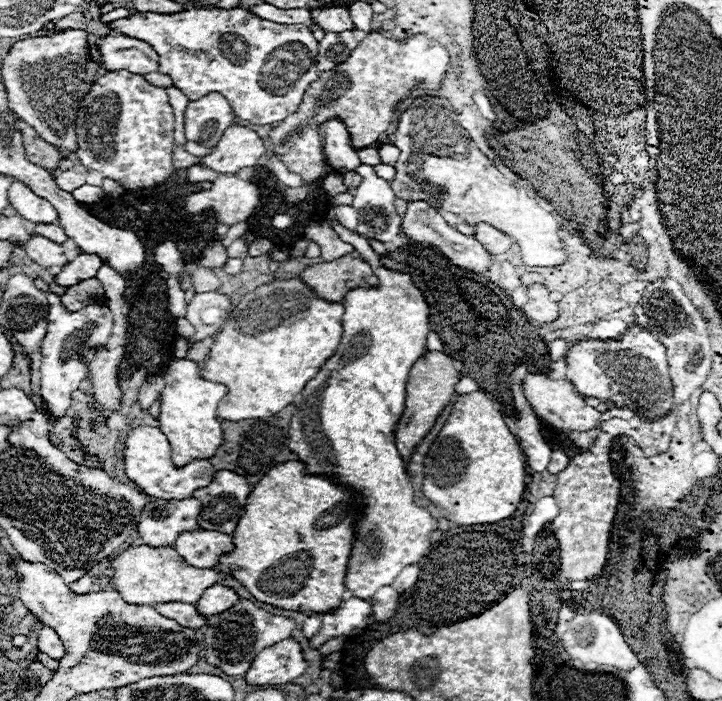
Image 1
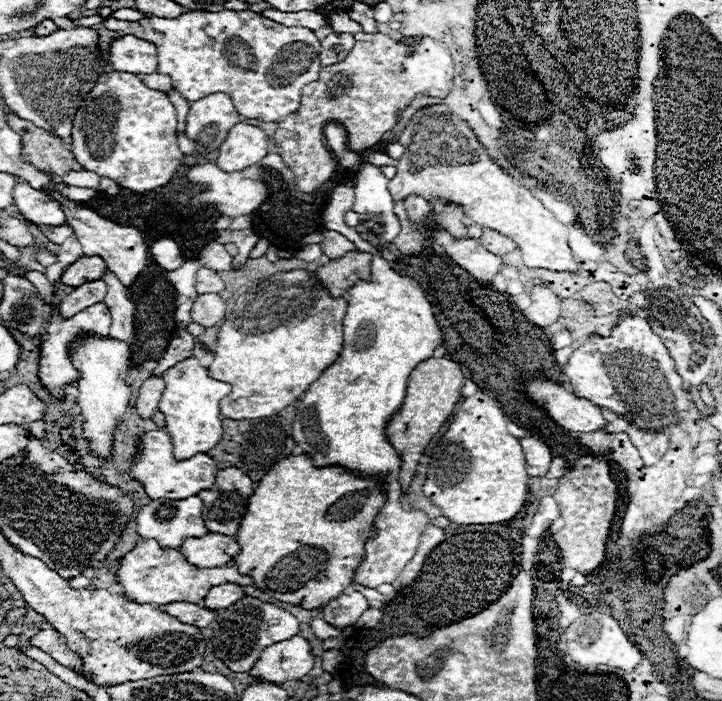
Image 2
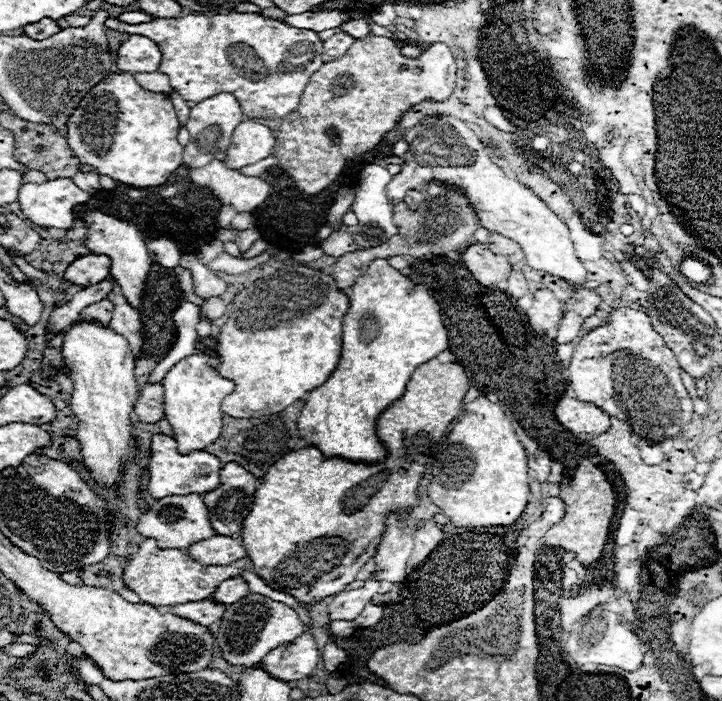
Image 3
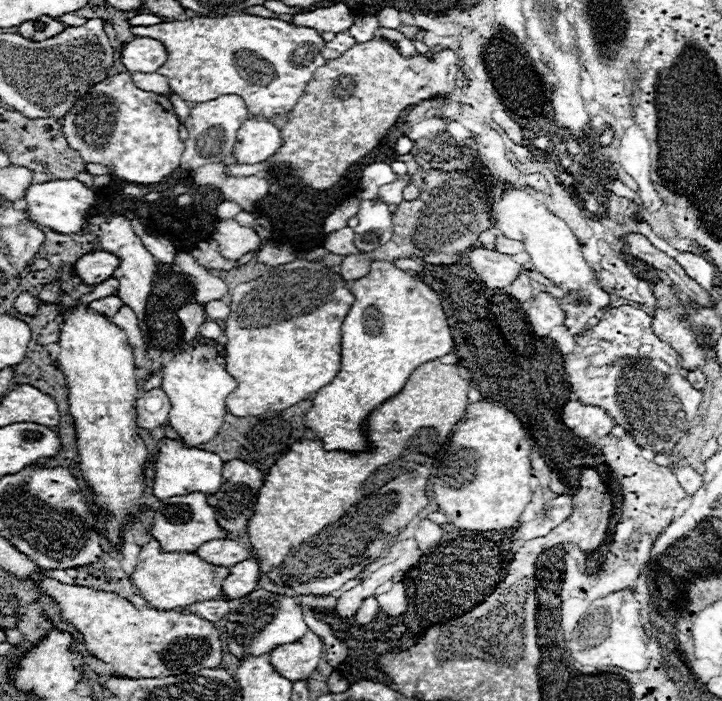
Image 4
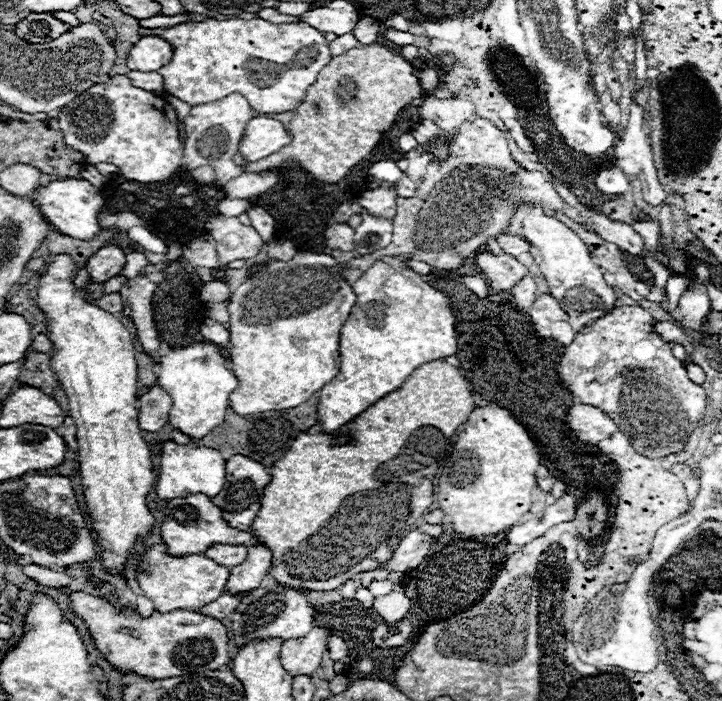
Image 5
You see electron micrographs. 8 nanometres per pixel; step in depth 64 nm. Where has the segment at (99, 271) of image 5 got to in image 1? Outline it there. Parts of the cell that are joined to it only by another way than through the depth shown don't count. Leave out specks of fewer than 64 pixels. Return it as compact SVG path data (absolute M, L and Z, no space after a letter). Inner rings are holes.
M80 254L78 258L74 258L62 268L62 272L56 276L56 284L66 286L66 288L72 284L80 284L82 280L94 278L100 266L102 266L102 258L94 254Z

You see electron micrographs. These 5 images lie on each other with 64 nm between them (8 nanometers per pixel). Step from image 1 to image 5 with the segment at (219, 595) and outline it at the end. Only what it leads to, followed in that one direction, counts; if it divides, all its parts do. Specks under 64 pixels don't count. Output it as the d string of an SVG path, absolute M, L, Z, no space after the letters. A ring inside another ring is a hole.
M256 542L252 546L248 546L248 556L244 560L244 564L230 568L230 578L226 582L226 590L232 594L238 592L248 592L260 586L262 578L268 574L270 564L272 564L272 554L270 550Z

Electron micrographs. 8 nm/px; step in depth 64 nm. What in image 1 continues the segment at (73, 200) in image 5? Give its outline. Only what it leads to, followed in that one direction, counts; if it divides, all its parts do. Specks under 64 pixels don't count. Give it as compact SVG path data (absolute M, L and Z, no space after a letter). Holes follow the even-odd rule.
M12 182L10 190L8 190L8 200L10 206L26 220L34 222L34 224L56 224L58 222L58 214L54 210L54 206L36 196L24 182ZM84 184L84 186L76 188L76 190L72 192L72 196L74 196L74 200L78 200L78 202L94 204L94 202L100 202L100 200L104 198L104 192L102 192L102 188L98 188L98 186L88 186L88 184Z

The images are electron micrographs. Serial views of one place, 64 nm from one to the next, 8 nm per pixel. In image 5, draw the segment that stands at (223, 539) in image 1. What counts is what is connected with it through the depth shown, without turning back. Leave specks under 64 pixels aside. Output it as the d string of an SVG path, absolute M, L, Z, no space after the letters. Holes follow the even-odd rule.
M214 544L210 546L204 556L212 558L218 564L224 564L226 568L238 566L246 560L246 546L228 546L228 544Z

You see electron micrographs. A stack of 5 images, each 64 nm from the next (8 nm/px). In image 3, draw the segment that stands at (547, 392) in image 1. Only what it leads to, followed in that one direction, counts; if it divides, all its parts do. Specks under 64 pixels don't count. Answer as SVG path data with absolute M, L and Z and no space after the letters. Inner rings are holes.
M562 396L556 404L558 422L572 434L604 434L610 428L610 416L590 402Z

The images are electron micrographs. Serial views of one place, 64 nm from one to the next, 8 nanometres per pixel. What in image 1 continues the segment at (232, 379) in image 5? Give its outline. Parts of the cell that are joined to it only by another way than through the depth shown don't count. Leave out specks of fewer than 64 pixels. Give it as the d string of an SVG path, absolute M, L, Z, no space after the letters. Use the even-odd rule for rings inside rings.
M178 360L170 362L164 370L166 388L160 398L160 430L168 436L172 444L172 460L176 466L188 464L194 458L212 458L218 450L222 440L220 420L216 416L218 402L224 398L228 388L218 382L204 380L200 376L198 364L192 360Z

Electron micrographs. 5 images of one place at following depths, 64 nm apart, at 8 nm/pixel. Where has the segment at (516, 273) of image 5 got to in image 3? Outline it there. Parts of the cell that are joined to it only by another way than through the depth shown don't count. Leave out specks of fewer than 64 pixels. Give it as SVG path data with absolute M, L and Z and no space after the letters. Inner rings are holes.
M470 244L462 252L462 260L466 268L472 272L480 284L496 286L502 280L508 280L512 272L512 264L508 262L506 256L490 252L484 244Z

